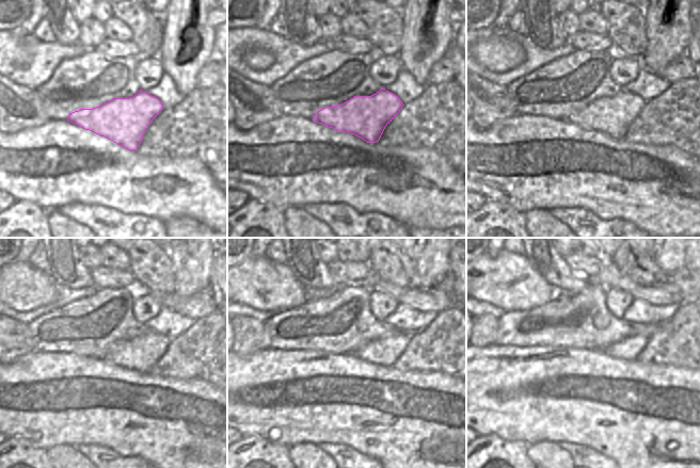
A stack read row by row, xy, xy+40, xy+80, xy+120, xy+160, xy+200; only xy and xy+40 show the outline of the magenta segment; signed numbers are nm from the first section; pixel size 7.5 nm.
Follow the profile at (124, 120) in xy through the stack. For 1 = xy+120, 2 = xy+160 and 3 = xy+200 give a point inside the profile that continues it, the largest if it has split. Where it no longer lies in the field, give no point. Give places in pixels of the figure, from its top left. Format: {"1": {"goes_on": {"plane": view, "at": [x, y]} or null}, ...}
{"1": {"goes_on": {"plane": "xy+120", "at": [140, 353]}}, "2": {"goes_on": {"plane": "xy+160", "at": [385, 351]}}, "3": {"goes_on": {"plane": "xy+200", "at": [630, 349]}}}

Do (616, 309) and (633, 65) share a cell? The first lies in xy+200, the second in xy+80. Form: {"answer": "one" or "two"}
{"answer": "one"}

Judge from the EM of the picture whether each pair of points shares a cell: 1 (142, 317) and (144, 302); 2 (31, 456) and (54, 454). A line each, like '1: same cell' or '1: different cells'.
1: same cell
2: different cells

